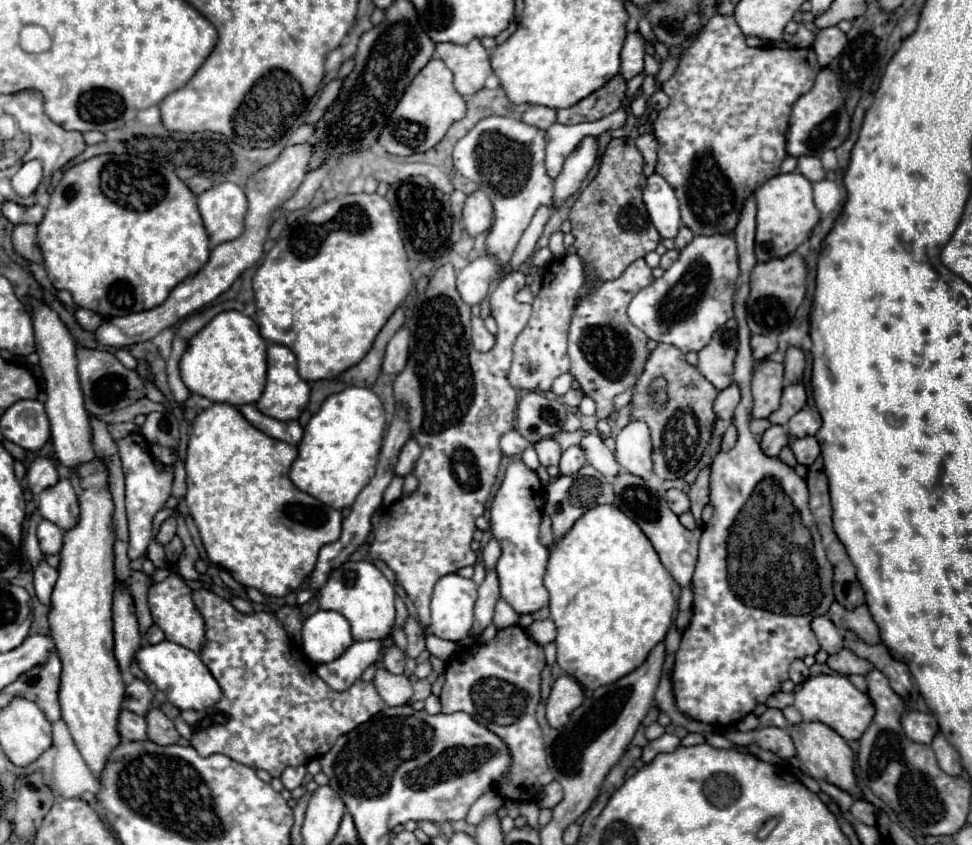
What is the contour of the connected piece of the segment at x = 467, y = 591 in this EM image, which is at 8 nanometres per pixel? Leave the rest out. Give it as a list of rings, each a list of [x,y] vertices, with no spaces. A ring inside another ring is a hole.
[[[447,574],[435,584],[431,598],[431,628],[429,632],[459,642],[469,636],[473,624],[473,606],[477,600],[477,586],[459,574]]]

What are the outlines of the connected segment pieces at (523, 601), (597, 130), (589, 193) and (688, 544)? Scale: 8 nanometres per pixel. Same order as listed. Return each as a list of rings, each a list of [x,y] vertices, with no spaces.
[[[521,458],[511,460],[505,470],[503,482],[491,502],[489,524],[493,538],[501,546],[501,558],[497,560],[501,598],[517,614],[533,614],[549,604],[549,592],[543,586],[543,574],[549,550],[541,544],[539,534],[543,506],[545,506],[545,486],[537,478],[537,474],[531,468],[527,468]]]
[[[619,106],[615,112],[607,114],[601,120],[595,122],[583,122],[575,126],[563,126],[555,124],[547,130],[547,156],[545,156],[545,168],[551,178],[557,178],[565,158],[577,148],[577,144],[585,136],[601,136],[607,130],[621,128],[627,120],[627,110],[625,106]]]
[[[613,138],[603,152],[597,176],[581,192],[569,212],[571,234],[575,236],[575,252],[585,264],[587,276],[595,280],[591,288],[579,294],[579,300],[587,298],[589,292],[601,282],[619,278],[631,262],[657,248],[661,236],[651,224],[641,198],[645,180],[643,156],[637,150],[633,138]]]
[[[619,474],[617,478],[611,480],[613,488],[615,488],[615,506],[619,510],[623,510],[631,520],[635,520],[639,524],[639,528],[645,532],[645,536],[651,540],[655,552],[659,554],[663,566],[669,570],[669,574],[673,576],[673,580],[685,588],[691,584],[691,576],[693,576],[693,568],[695,568],[695,562],[697,562],[697,542],[699,542],[699,536],[701,536],[701,528],[695,528],[693,532],[683,528],[677,514],[671,512],[669,504],[661,498],[655,496],[655,492],[639,478],[639,476],[633,476],[633,474]]]

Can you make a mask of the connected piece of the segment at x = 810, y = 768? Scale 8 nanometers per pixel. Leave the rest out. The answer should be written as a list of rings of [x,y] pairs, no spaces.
[[[801,722],[797,726],[791,726],[789,730],[793,744],[797,748],[797,760],[795,764],[809,776],[819,778],[819,780],[827,780],[833,786],[849,792],[853,798],[861,798],[861,788],[857,786],[855,774],[853,774],[853,750],[849,748],[849,744],[829,726],[821,724],[821,722]]]

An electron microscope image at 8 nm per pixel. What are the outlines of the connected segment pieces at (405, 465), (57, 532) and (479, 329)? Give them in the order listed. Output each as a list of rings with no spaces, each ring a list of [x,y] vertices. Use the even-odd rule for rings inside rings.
[[[411,438],[411,440],[401,448],[401,452],[399,452],[399,458],[397,458],[397,464],[395,464],[395,476],[405,478],[407,474],[411,474],[413,468],[415,468],[415,462],[417,462],[417,458],[419,458],[419,454],[421,454],[421,448],[419,448],[419,444]]]
[[[41,520],[41,524],[37,526],[37,538],[43,554],[59,554],[63,546],[63,530],[57,524],[49,520]]]
[[[473,318],[471,332],[473,332],[473,338],[471,338],[471,340],[473,340],[475,350],[479,350],[479,352],[489,352],[489,350],[493,348],[495,336],[487,332],[487,328],[485,328],[485,324],[483,324],[481,318]]]

